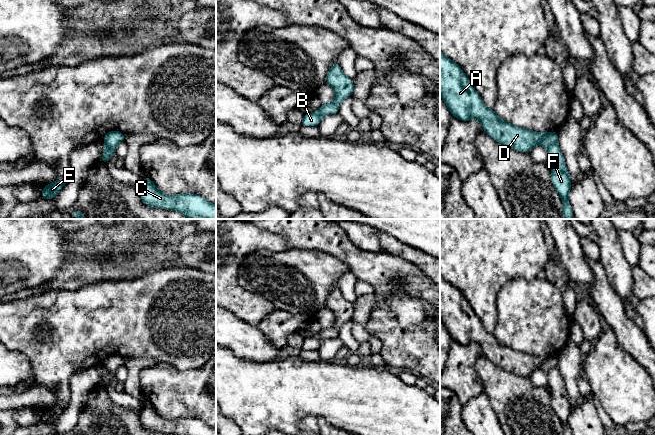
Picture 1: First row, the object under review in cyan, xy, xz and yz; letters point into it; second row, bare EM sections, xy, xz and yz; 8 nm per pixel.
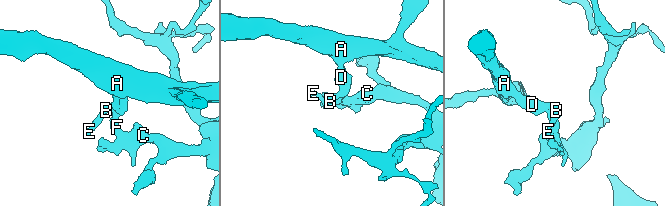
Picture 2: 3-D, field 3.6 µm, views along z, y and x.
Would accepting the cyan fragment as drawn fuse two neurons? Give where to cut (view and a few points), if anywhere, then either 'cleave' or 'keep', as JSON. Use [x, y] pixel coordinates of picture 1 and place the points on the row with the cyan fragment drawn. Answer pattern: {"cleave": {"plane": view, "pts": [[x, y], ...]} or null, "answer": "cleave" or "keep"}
{"cleave": {"plane": "yz", "pts": [[556, 141], [547, 148]]}, "answer": "cleave"}

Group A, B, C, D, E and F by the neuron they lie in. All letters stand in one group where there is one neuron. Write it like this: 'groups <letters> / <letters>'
groups A D / B C E F

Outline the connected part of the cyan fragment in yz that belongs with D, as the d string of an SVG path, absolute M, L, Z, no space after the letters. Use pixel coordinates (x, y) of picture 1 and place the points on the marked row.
M440 51L440 96L450 113L461 121L477 119L494 140L520 152L530 153L535 145L548 148L557 142L558 132L537 133L514 126L485 107L460 66Z

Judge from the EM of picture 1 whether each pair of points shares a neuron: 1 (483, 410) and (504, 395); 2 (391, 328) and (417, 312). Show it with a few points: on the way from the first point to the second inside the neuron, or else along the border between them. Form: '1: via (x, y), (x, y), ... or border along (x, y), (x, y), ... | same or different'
1: border along (483, 392), (487, 396), (501, 424) | different
2: border along (385, 304), (403, 327), (417, 326), (422, 323) | different

